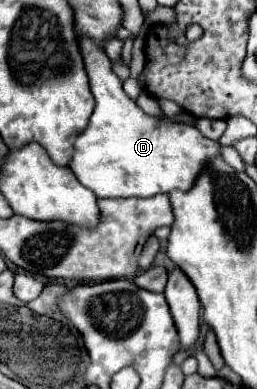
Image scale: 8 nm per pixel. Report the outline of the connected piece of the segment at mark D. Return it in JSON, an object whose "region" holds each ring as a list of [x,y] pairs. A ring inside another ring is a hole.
{"region":[[[81,35],[79,47],[81,47],[81,55],[83,55],[85,69],[89,75],[91,93],[93,93],[97,105],[89,119],[89,125],[75,141],[75,155],[73,155],[73,161],[69,163],[75,177],[87,189],[91,189],[97,197],[153,197],[159,193],[169,193],[173,189],[189,191],[193,187],[193,183],[197,183],[197,175],[201,175],[201,171],[205,169],[209,159],[221,157],[221,145],[217,141],[211,141],[205,135],[201,135],[199,129],[193,125],[145,115],[137,107],[137,103],[131,101],[123,93],[123,87],[121,87],[123,83],[113,73],[111,61],[105,55],[103,47],[97,45],[87,35]]]}

